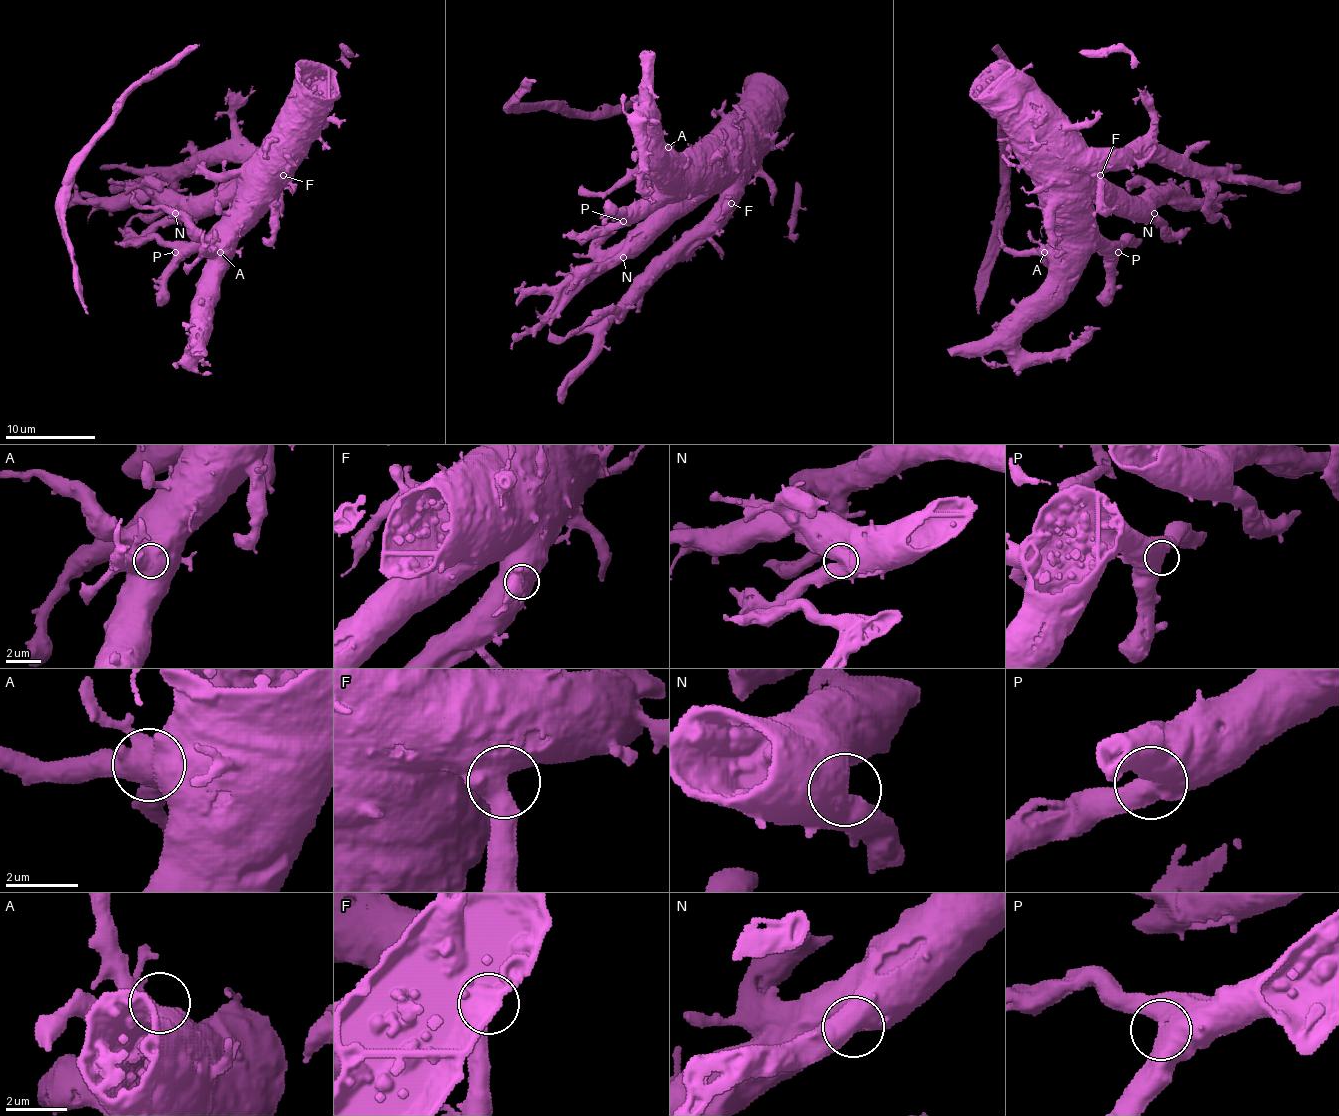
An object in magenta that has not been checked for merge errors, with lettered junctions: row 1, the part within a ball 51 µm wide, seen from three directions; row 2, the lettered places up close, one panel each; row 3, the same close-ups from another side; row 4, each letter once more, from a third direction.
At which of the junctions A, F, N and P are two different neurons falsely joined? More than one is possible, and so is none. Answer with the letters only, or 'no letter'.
no letter

